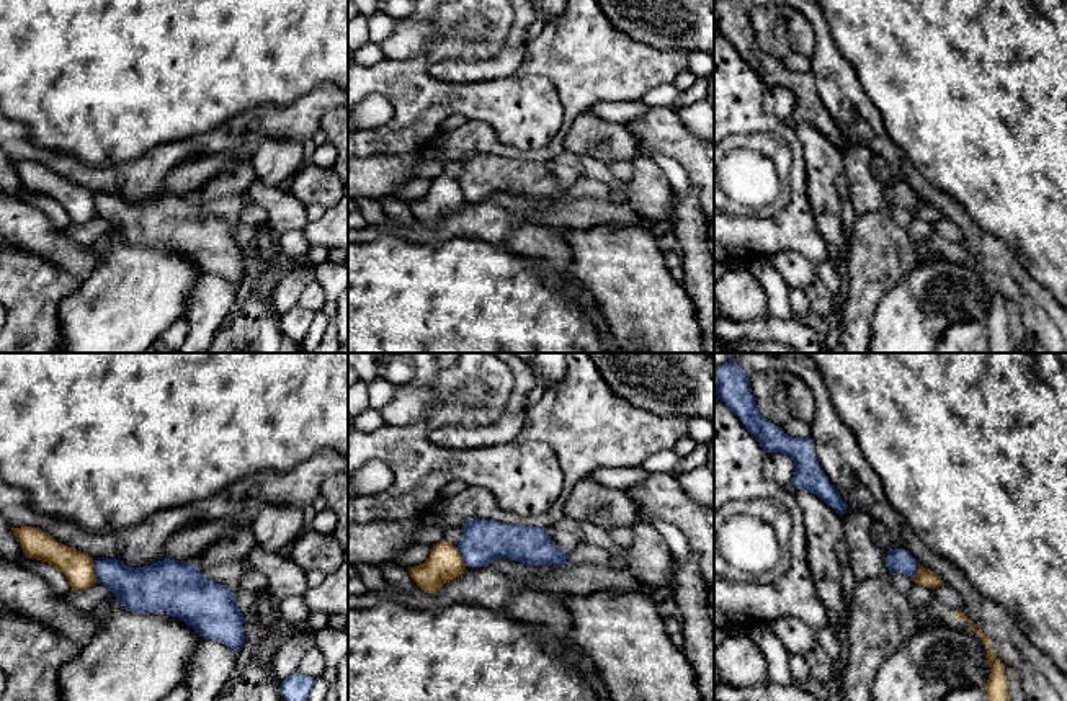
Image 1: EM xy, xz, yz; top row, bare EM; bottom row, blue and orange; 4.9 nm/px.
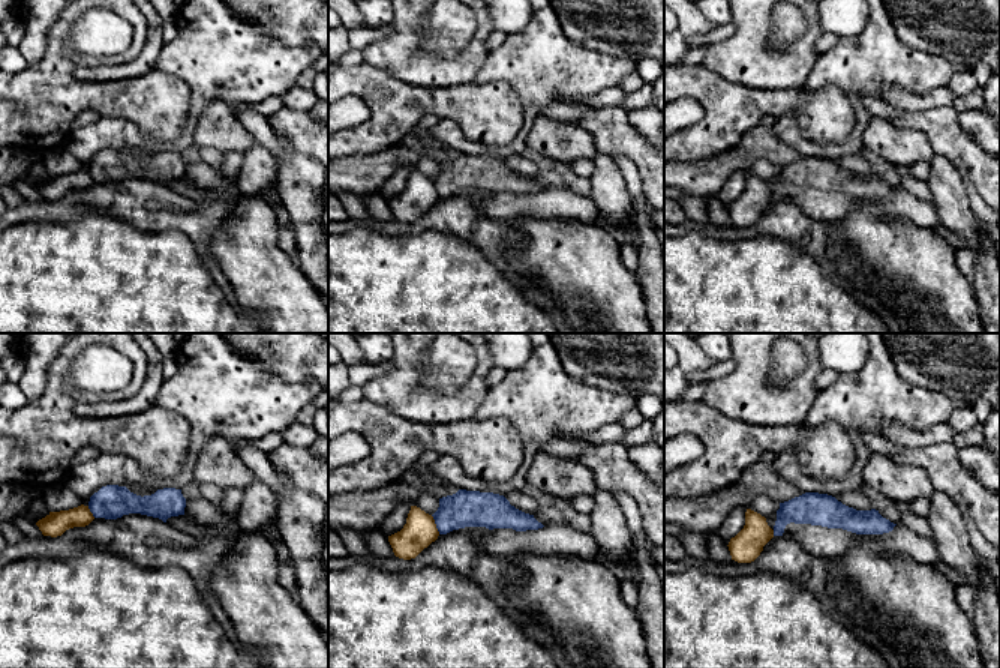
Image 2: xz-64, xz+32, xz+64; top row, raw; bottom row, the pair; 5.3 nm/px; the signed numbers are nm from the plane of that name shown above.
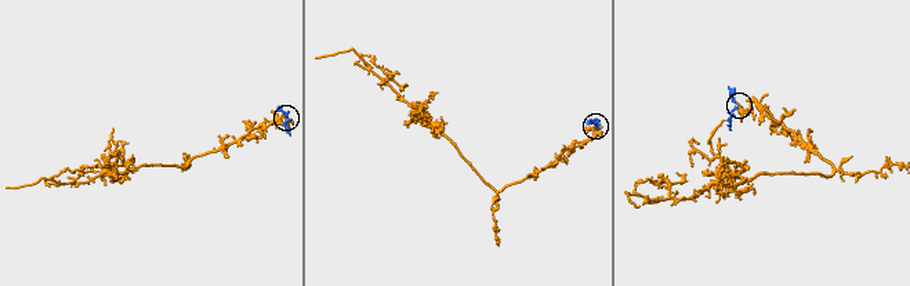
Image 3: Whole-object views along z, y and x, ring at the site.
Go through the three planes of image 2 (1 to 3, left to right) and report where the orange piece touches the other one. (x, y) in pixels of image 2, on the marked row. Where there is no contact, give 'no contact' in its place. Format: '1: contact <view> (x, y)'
1: contact xz-64 (90, 511)
2: contact xz+32 (435, 523)
3: contact xz+64 (774, 533)

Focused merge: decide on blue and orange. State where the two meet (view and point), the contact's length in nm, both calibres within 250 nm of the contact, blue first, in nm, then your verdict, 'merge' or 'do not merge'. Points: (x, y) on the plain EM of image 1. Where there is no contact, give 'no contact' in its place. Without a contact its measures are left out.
contact xy (95, 205); length 110 nm; calibres 220 and 150 nm; do not merge

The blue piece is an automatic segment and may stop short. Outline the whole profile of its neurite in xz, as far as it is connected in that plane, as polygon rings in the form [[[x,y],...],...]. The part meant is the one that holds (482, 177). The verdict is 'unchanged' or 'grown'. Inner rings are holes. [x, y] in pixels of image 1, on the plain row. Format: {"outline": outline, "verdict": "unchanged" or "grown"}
{"outline": [[[474,154],[462,160],[458,178],[466,201],[482,201],[498,193],[533,199],[562,199],[569,188],[551,173],[547,162]]], "verdict": "unchanged"}

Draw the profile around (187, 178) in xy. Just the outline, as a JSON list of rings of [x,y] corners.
[[[250,132],[242,147],[234,154],[201,155],[176,165],[165,178],[167,191],[178,196],[194,198],[212,178],[225,173],[234,159],[242,159],[252,163],[258,142],[260,137]]]

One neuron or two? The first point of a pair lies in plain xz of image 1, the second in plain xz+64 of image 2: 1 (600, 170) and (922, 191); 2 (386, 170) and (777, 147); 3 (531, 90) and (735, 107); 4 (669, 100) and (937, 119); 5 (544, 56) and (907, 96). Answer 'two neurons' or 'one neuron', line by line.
1: one neuron
2: one neuron
3: one neuron
4: two neurons
5: two neurons

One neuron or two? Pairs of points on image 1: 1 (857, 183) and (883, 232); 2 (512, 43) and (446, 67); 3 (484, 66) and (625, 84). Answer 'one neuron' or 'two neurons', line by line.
1: two neurons
2: one neuron
3: two neurons

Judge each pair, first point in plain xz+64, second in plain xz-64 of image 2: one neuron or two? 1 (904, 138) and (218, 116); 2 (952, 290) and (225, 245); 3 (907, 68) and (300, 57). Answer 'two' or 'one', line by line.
1: one
2: one
3: one

